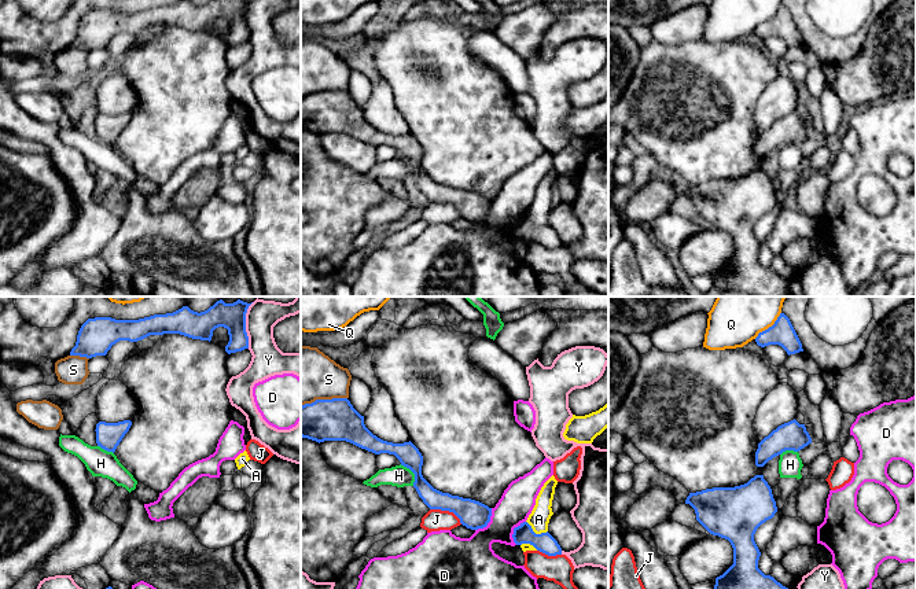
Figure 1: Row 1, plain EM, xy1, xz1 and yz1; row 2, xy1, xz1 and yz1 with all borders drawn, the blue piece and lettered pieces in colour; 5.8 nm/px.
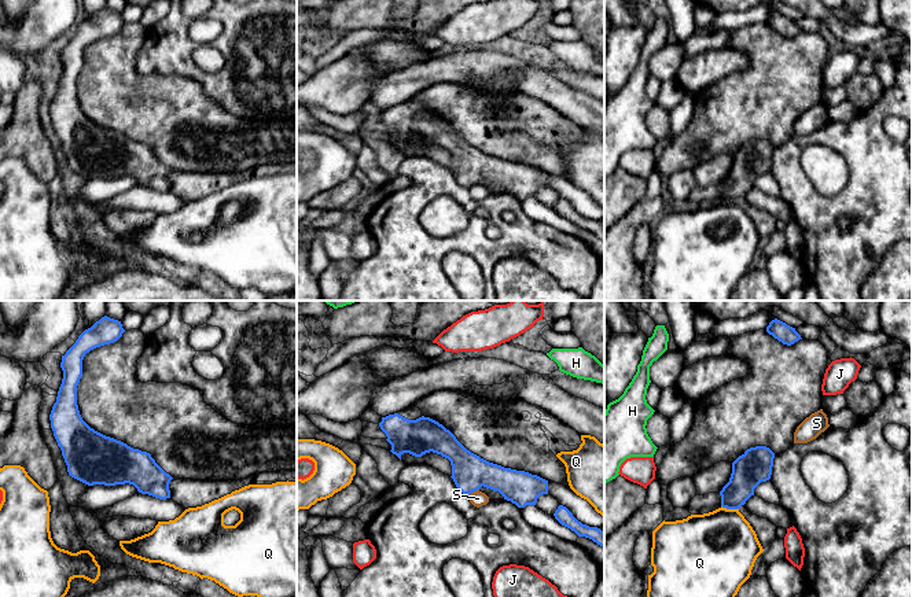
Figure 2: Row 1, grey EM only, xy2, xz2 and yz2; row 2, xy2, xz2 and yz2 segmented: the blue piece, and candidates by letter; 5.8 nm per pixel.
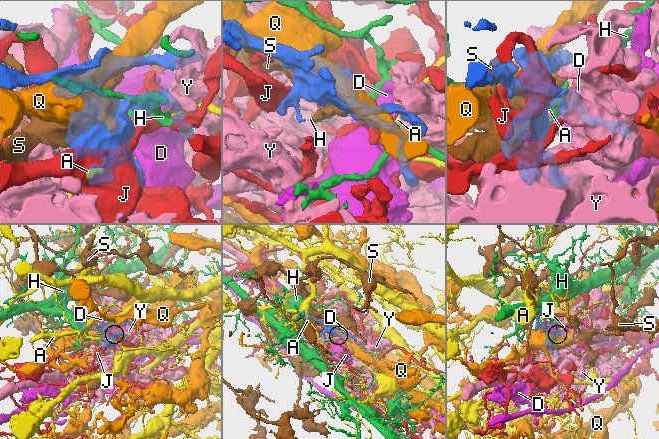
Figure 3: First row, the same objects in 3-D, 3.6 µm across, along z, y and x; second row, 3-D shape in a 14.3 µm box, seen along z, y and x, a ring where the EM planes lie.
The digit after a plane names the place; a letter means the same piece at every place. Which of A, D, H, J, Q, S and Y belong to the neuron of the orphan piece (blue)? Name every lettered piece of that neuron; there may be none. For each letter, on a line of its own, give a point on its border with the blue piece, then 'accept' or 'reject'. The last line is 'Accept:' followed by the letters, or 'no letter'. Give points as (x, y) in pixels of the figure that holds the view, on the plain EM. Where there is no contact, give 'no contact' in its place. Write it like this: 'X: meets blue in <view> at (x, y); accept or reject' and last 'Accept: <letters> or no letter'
A: meets blue in xz1 at (534, 225); reject
D: meets blue in xz1 at (489, 213); reject
H: meets blue in xz1 at (412, 164); reject
J: meets blue in xz1 at (447, 202); reject
Q: meets blue in yz1 at (769, 19); reject
S: meets blue in xz1 at (323, 92); reject
Y: meets blue in xy1 at (245, 21); reject
Accept: no letter

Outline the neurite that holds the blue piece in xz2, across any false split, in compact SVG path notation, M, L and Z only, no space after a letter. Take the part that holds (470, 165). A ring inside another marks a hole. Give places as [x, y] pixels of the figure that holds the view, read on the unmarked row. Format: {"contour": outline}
{"contour": "M416 99L382 110L379 119L391 137L390 144L400 152L404 145L422 150L430 144L448 151L452 158L451 170L466 188L483 178L499 184L518 200L525 200L536 198L540 188L548 187L548 173L481 151L467 143L442 117L424 110Z"}

